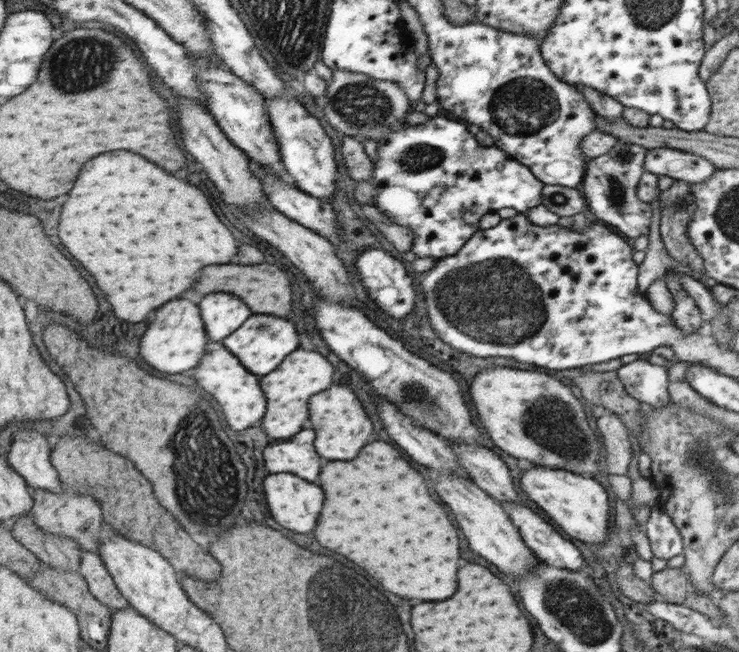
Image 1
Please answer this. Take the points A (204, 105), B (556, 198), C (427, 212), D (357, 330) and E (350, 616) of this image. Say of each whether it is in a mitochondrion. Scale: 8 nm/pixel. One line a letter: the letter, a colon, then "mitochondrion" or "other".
A: other
B: mitochondrion
C: other
D: other
E: mitochondrion

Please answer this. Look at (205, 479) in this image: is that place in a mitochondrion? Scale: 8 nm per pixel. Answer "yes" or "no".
yes

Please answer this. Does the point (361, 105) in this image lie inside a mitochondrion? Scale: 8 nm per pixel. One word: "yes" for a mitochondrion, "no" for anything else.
yes

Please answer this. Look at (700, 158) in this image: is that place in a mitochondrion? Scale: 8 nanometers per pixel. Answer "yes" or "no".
no

